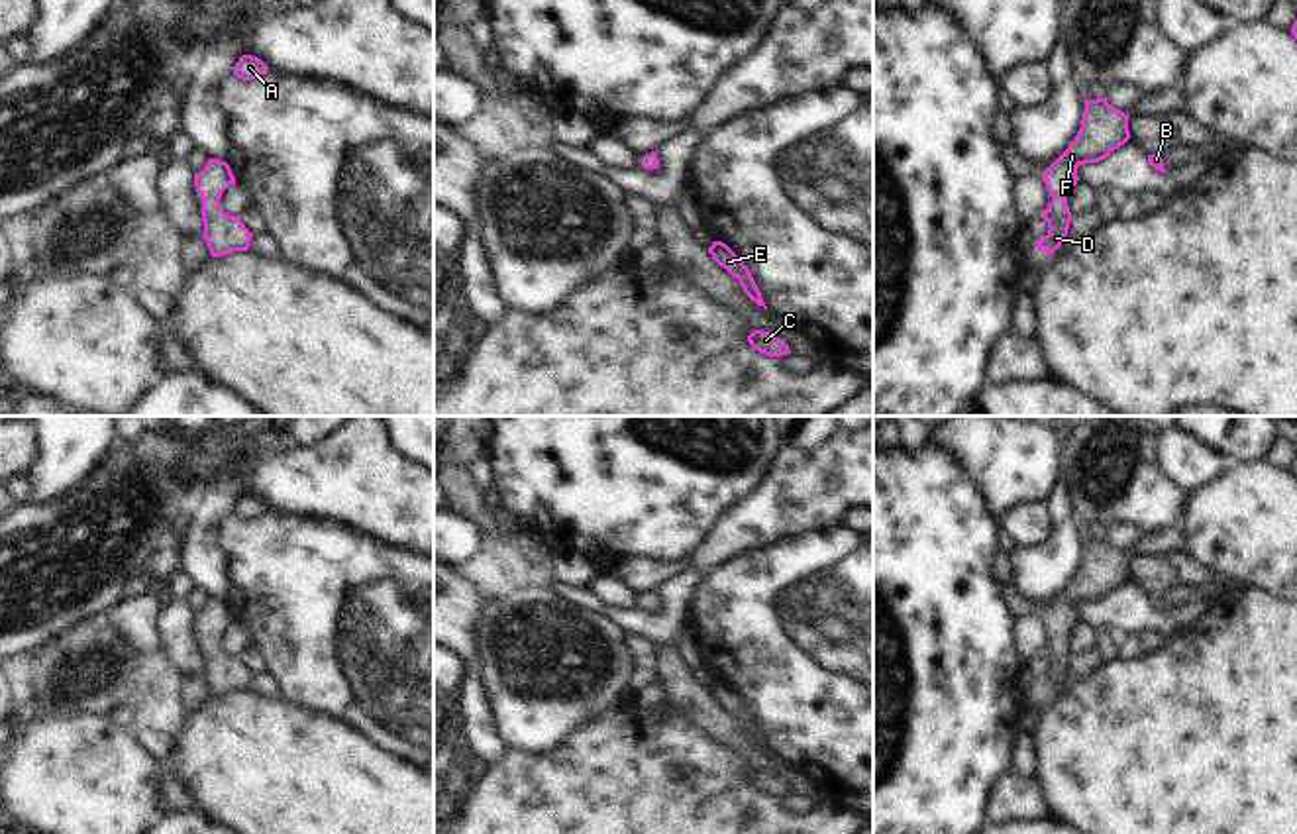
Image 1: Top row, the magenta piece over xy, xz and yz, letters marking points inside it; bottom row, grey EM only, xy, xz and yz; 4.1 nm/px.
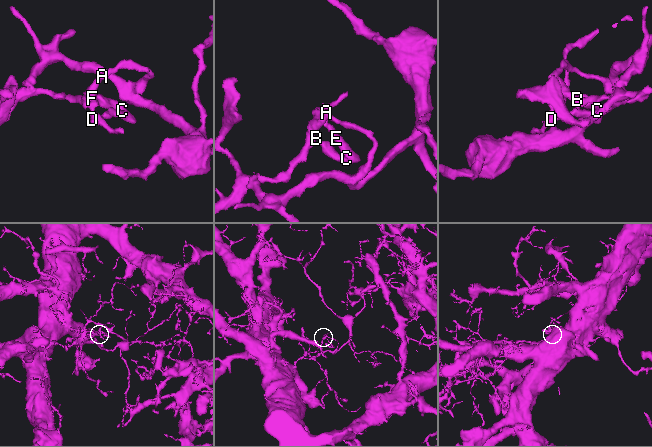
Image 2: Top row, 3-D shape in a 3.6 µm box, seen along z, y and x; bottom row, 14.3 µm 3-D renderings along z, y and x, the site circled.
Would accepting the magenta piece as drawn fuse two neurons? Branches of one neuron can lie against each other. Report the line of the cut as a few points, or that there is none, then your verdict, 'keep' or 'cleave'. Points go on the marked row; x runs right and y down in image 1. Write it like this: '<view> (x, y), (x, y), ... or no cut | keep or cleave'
no cut | keep

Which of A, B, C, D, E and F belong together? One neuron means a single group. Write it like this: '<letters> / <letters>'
A B C D E F

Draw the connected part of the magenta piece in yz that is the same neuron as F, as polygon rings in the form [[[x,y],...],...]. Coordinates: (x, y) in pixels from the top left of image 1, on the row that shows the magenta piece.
[[[1107,98],[1085,100],[1081,128],[1069,147],[1042,173],[1052,202],[1042,212],[1048,235],[1036,239],[1038,251],[1054,253],[1067,235],[1071,212],[1065,196],[1077,184],[1077,167],[1099,163],[1130,139],[1128,116],[1113,108]]]

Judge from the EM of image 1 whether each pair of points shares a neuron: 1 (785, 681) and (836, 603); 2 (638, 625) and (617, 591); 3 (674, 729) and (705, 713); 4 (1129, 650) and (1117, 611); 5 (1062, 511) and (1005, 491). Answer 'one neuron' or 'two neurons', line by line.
1: one neuron
2: two neurons
3: two neurons
4: two neurons
5: two neurons

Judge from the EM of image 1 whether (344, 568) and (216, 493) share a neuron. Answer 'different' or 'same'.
different

